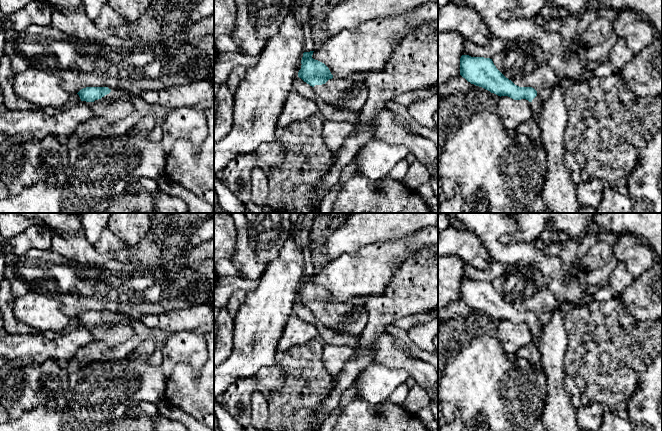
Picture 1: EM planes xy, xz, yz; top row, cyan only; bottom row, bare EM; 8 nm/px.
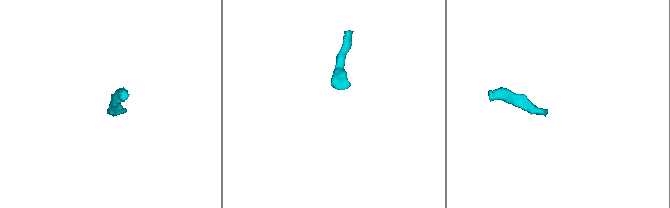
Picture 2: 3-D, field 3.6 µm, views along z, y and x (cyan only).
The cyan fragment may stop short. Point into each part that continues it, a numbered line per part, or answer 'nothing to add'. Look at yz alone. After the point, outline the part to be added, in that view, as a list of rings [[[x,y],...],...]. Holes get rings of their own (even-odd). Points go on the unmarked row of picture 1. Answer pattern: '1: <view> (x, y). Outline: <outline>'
1: yz (536, 328). Outline: [[[536,320],[536,321],[530,326],[530,329],[531,329],[531,332],[532,332],[534,341],[535,341],[537,344],[539,343],[540,336],[541,336],[541,333],[542,333],[542,331],[543,331],[543,328],[544,328],[544,326],[543,326],[538,320]]]

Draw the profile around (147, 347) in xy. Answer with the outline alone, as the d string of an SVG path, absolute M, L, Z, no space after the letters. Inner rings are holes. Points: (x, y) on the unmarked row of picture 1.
M146 339L145 341L140 343L138 345L138 347L132 352L135 353L136 355L148 355L148 356L150 356L153 354L153 352L156 349L157 348L156 348L155 343L150 339Z

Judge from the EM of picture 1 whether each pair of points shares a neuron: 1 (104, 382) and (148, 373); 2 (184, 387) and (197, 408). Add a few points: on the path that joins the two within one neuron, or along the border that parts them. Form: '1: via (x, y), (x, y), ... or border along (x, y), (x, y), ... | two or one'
1: via (115, 382), (137, 380) | one
2: via (189, 392), (197, 400), (197, 403) | one

